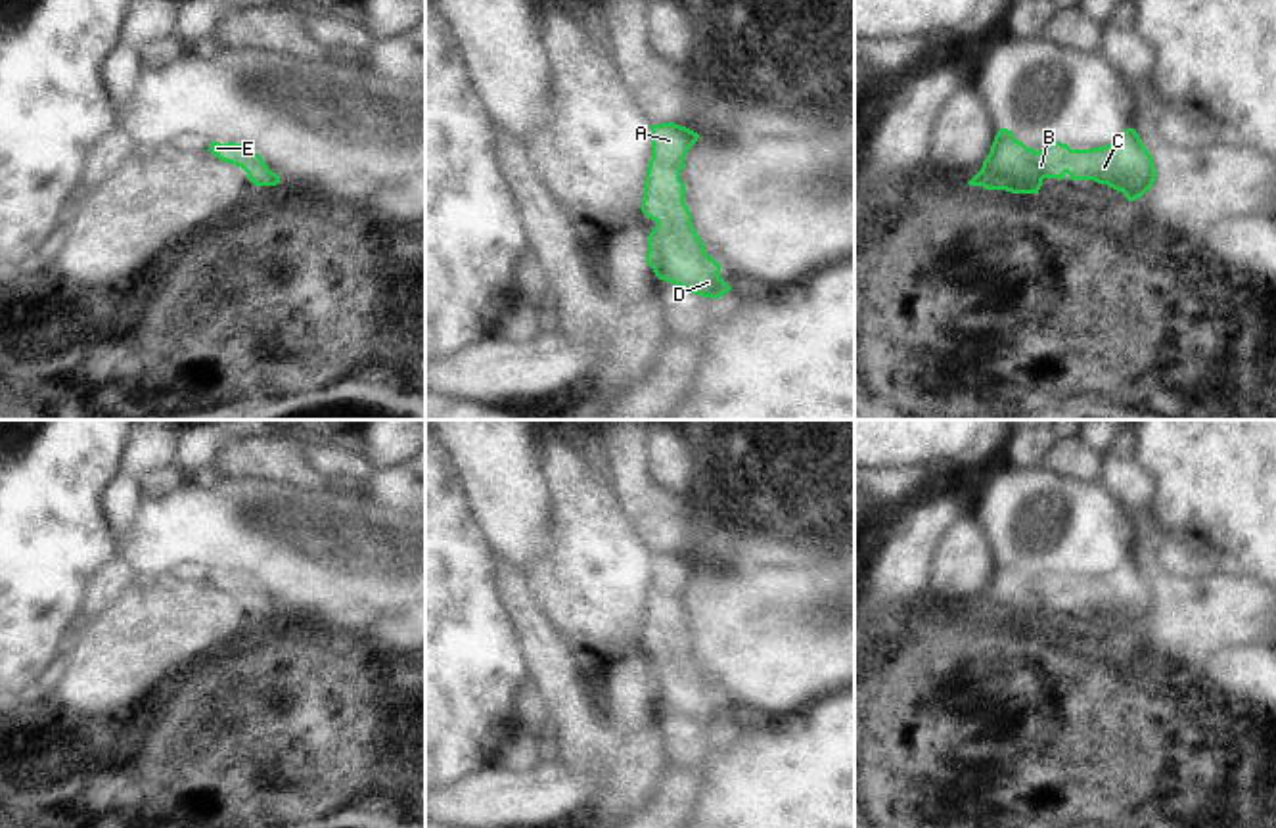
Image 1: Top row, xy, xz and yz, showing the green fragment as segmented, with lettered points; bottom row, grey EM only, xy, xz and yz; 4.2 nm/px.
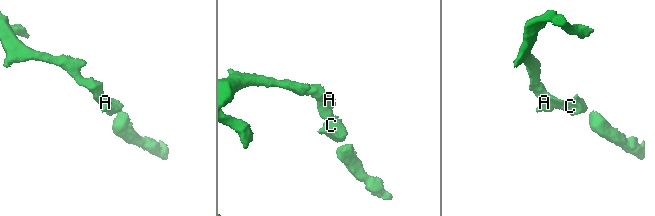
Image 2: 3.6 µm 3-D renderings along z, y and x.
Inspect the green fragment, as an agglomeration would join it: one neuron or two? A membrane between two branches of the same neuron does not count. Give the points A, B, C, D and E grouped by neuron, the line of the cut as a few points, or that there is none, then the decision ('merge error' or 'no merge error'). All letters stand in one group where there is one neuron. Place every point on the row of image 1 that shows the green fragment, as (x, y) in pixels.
A B C D E; no cut; no merge error

